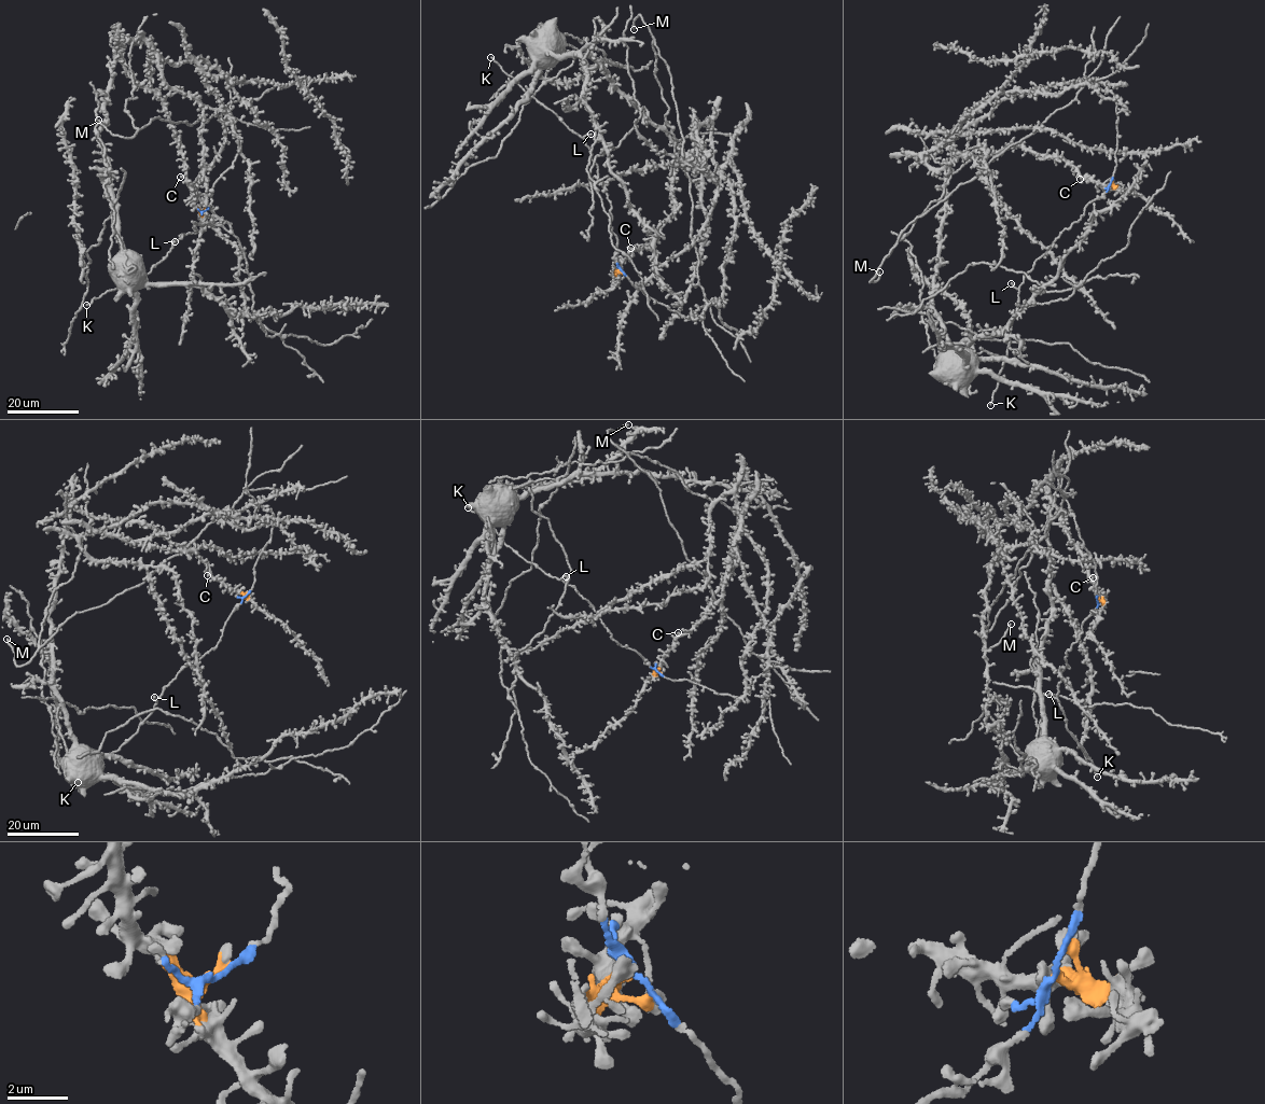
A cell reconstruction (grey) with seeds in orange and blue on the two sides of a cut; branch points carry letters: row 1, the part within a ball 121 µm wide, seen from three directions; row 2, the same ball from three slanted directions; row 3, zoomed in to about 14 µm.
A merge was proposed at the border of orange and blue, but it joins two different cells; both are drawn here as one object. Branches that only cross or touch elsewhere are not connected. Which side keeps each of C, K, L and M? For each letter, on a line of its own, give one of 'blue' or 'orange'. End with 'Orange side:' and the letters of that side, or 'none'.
C: orange
K: blue
L: blue
M: orange
Orange side: C, M

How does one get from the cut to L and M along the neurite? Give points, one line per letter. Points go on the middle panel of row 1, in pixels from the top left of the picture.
L: (620, 269), (614, 256), (617, 239), (610, 224), (611, 206), (585, 142), (584, 137), (592, 134)
M: (620, 269), (619, 261), (653, 240), (673, 212), (672, 171), (680, 165), (652, 38), (640, 16), (634, 29)

